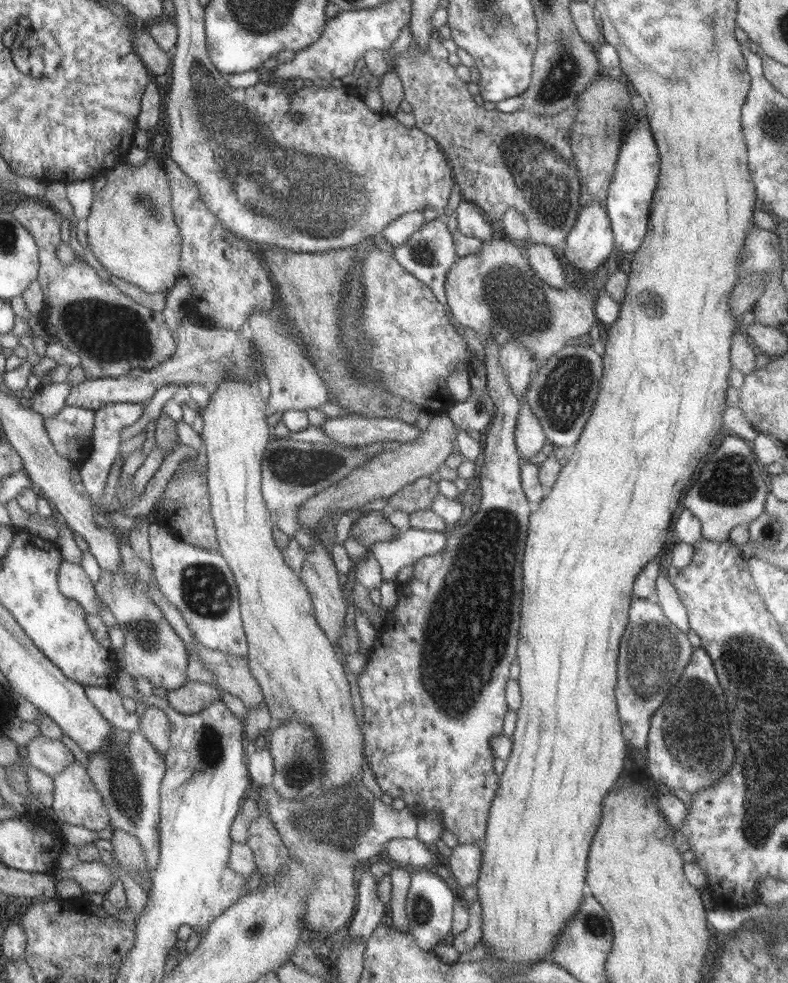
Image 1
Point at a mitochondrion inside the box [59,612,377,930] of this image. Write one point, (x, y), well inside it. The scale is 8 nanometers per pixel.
(124, 788)

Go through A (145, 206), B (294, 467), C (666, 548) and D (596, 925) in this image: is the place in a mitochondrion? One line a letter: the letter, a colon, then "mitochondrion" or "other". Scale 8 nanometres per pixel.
A: mitochondrion
B: mitochondrion
C: other
D: mitochondrion

